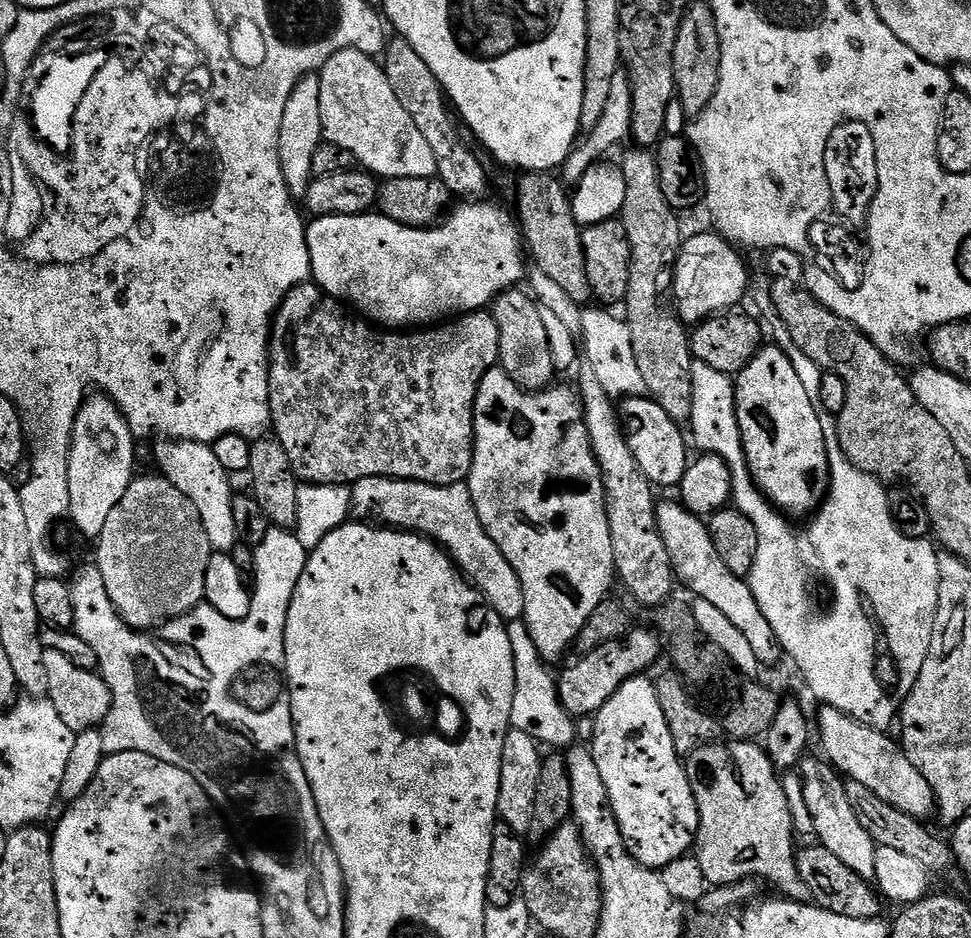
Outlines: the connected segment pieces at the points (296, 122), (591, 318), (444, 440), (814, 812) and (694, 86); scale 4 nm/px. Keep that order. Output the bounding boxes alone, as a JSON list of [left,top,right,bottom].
[[278,74,325,202],[578,307,647,398],[268,282,500,486],[798,754,876,881],[674,2,720,118]]

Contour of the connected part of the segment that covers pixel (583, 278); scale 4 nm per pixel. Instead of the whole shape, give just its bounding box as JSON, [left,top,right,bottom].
[514,172,593,306]

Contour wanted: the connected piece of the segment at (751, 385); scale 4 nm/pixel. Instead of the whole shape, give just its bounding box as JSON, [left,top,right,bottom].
[734,347,832,518]

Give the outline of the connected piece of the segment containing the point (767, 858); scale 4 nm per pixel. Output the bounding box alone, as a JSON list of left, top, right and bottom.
[684,740,809,902]

